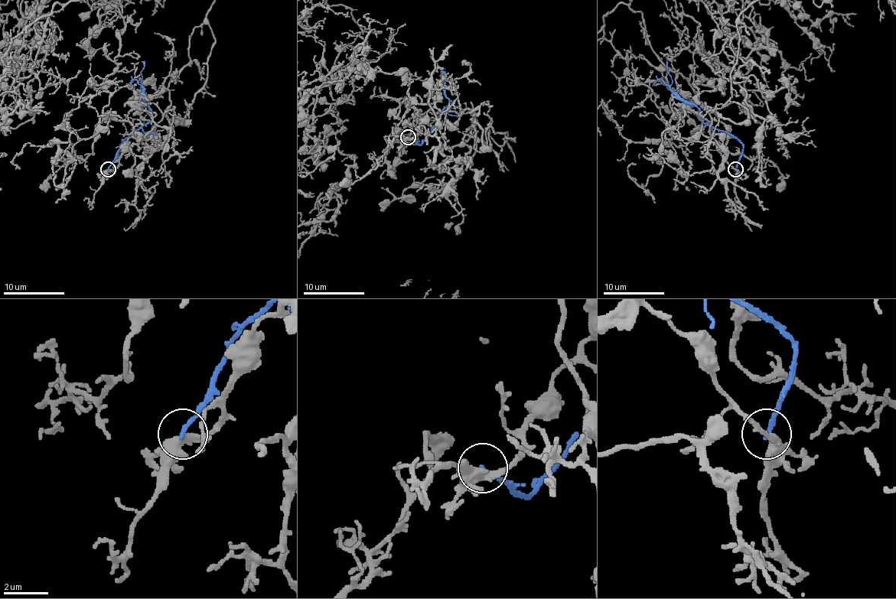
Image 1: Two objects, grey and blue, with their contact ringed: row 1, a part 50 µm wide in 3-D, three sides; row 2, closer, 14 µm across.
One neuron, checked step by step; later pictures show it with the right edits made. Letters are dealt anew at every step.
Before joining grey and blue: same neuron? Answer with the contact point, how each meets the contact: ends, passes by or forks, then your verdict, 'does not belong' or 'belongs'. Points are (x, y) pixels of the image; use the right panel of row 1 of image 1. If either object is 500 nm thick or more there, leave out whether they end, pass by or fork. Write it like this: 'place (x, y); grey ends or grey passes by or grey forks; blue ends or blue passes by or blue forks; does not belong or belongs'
place (735, 169); grey passes by; blue ends; does not belong

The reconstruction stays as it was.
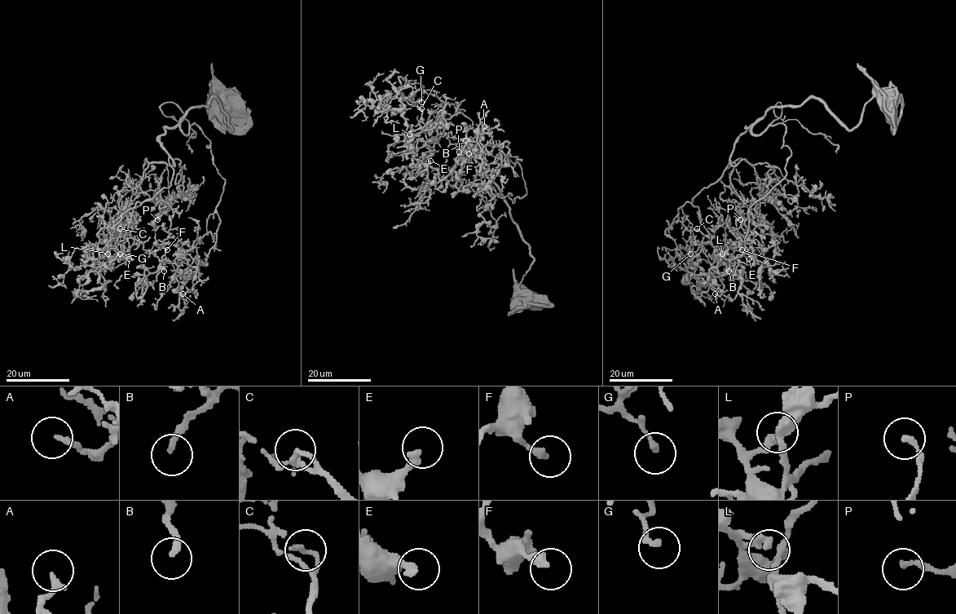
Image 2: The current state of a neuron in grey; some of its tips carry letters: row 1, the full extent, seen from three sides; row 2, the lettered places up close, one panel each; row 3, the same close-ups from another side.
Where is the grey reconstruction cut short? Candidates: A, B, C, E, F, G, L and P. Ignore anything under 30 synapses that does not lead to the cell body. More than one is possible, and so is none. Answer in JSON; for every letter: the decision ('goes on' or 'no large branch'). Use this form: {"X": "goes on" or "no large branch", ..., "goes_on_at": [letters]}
{"A": "no large branch", "B": "goes on", "C": "no large branch", "E": "no large branch", "F": "goes on", "G": "no large branch", "L": "no large branch", "P": "no large branch", "goes_on_at": ["B", "F"]}

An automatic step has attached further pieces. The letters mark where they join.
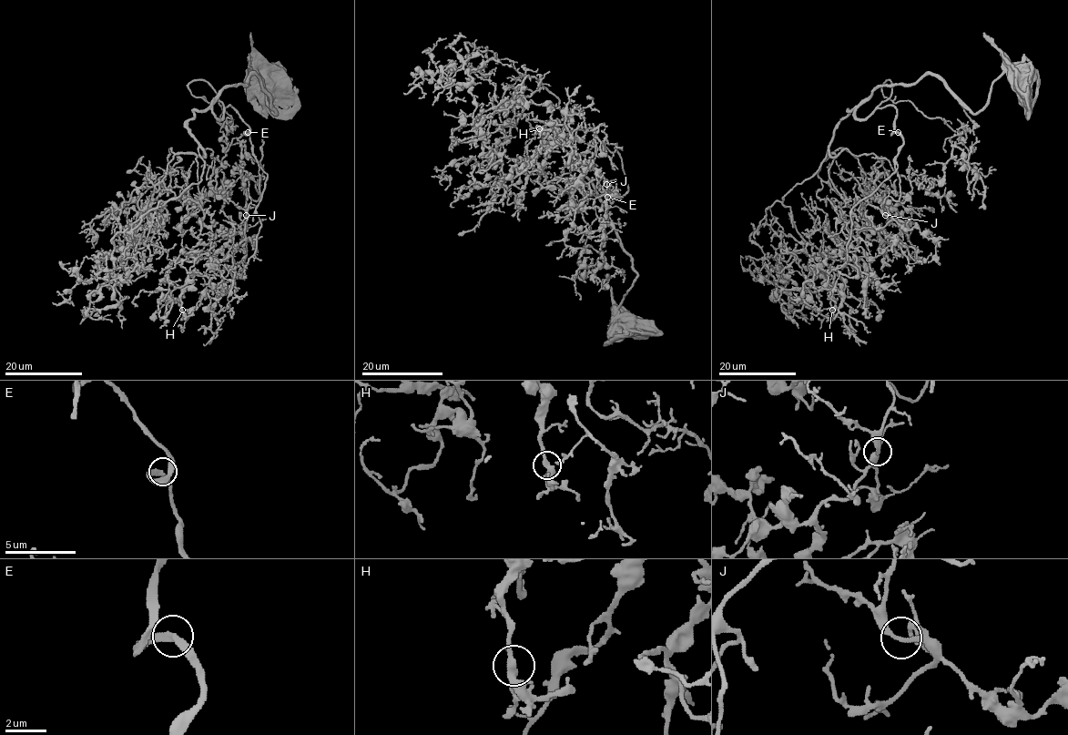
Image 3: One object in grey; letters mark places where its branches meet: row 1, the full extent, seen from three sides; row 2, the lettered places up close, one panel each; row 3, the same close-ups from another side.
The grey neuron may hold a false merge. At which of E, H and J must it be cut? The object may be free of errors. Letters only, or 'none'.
none

